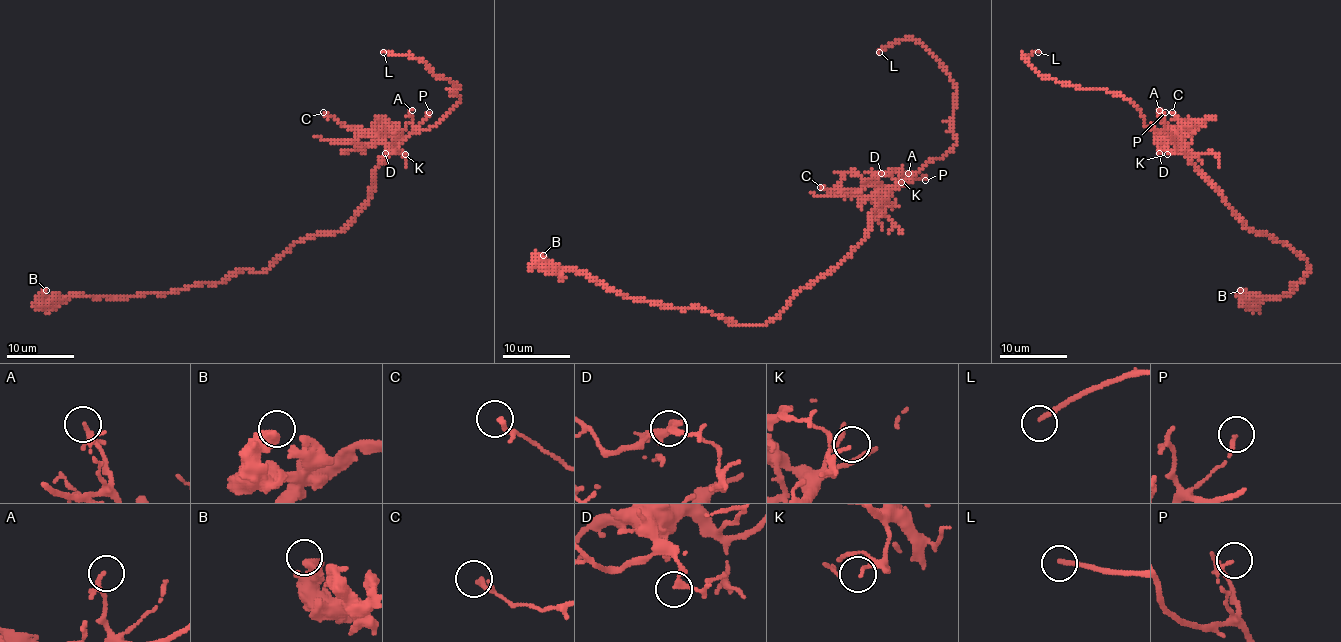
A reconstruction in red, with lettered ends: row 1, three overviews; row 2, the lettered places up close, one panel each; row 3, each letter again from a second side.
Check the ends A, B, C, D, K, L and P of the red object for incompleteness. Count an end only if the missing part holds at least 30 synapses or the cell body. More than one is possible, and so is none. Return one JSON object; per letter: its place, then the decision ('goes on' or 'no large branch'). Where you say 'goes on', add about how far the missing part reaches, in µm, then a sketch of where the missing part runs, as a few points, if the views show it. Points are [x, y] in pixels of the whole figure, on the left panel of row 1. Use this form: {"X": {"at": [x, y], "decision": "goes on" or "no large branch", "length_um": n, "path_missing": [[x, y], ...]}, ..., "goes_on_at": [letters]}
{"A": {"at": [412, 110], "decision": "no large branch"}, "B": {"at": [46, 290], "decision": "no large branch"}, "C": {"at": [323, 112], "decision": "no large branch"}, "D": {"at": [385, 153], "decision": "no large branch"}, "K": {"at": [405, 154], "decision": "no large branch"}, "L": {"at": [383, 52], "decision": "goes on", "length_um": 15, "path_missing": [[383, 52], [335, 39], [323, 39], [310, 25]]}, "P": {"at": [429, 112], "decision": "no large branch"}, "goes_on_at": ["L"]}

